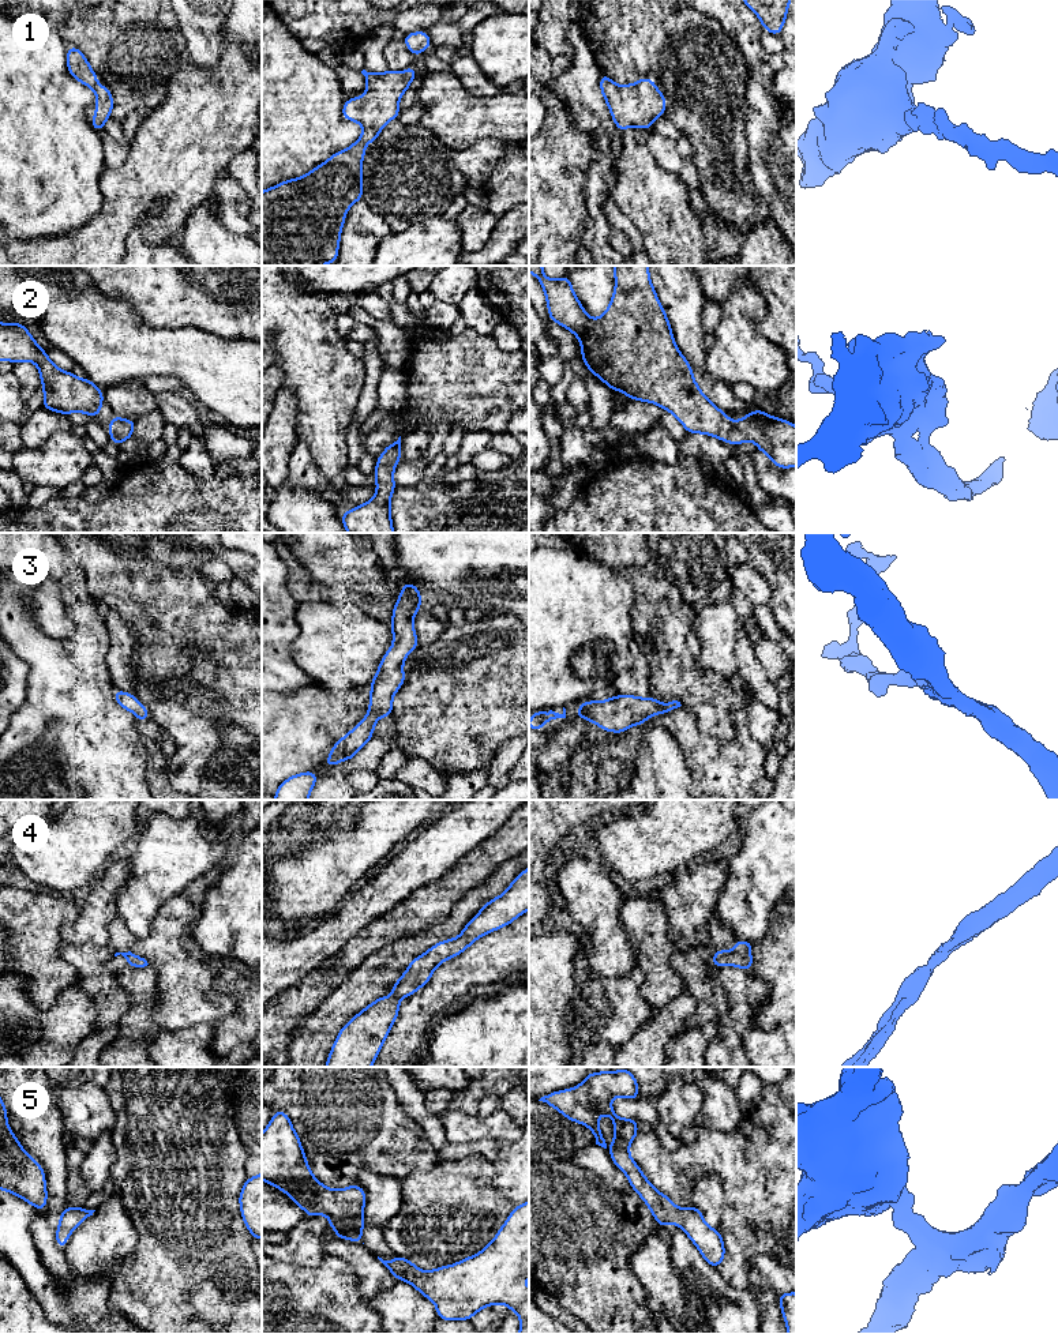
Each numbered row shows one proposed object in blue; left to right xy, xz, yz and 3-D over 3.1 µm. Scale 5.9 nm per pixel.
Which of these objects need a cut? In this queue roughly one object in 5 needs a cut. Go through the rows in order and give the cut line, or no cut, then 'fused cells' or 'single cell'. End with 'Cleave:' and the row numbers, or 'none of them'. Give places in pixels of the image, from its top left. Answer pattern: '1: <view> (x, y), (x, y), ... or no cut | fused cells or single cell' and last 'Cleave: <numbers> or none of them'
1: no cut | single cell
2: no cut | single cell
3: no cut | single cell
4: no cut | single cell
5: no cut | single cell
Cleave: none of them

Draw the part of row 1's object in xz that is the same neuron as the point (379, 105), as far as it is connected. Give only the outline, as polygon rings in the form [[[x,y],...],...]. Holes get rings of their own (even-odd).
[[[412,65],[402,72],[389,69],[380,74],[371,74],[363,69],[361,74],[367,82],[365,94],[363,98],[346,99],[342,106],[342,117],[349,121],[357,121],[364,128],[363,135],[349,149],[334,153],[326,162],[307,174],[286,180],[262,192],[262,266],[320,266],[335,263],[345,215],[354,202],[363,200],[361,166],[365,146],[369,142],[375,142],[384,125],[399,116],[398,102],[416,78],[417,69]]]

